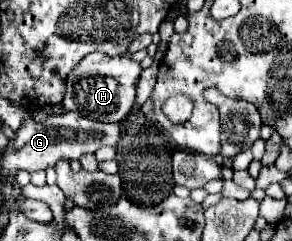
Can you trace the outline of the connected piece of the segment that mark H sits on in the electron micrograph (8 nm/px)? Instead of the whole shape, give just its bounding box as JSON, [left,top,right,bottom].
[63,52,141,122]

